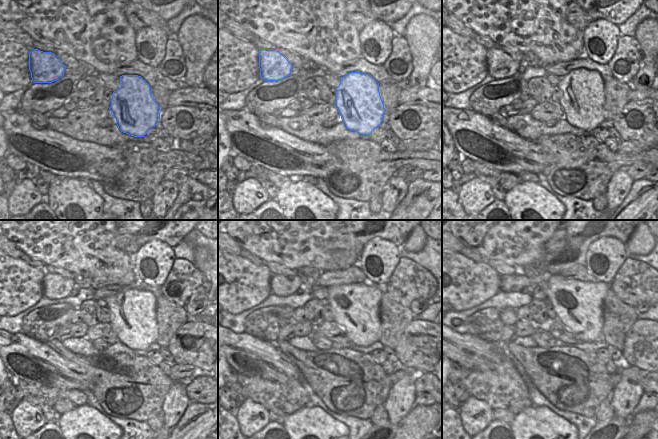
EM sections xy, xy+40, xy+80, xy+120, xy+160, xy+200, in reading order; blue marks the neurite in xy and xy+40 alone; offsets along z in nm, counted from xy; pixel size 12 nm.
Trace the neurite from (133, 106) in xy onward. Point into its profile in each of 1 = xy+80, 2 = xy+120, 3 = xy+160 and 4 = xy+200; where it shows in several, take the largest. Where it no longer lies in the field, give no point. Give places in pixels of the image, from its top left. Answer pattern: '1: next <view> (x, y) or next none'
1: next xy+80 (582, 99)
2: next xy+120 (133, 311)
3: next xy+160 (356, 307)
4: next xy+200 (578, 304)

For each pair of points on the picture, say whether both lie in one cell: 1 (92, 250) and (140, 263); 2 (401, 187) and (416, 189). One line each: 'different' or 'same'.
1: different
2: different

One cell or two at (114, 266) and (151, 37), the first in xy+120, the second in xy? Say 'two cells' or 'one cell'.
two cells

